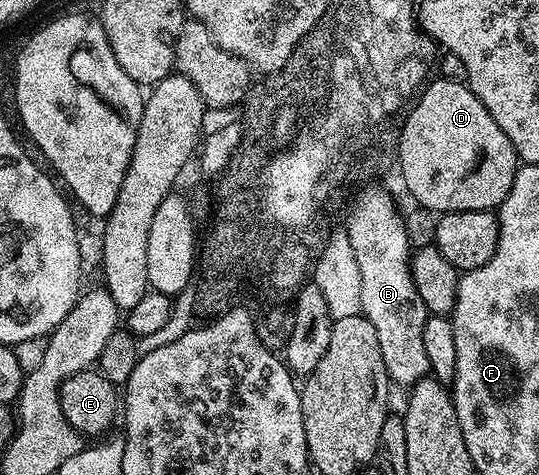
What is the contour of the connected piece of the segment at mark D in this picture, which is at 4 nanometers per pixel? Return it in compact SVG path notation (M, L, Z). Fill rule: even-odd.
M438 78L434 84L429 84L427 90L421 93L421 96L416 100L414 109L411 110L411 114L408 115L407 122L401 131L397 164L399 165L399 172L401 168L402 178L405 179L406 190L409 191L423 207L430 208L431 211L437 212L436 214L470 212L471 210L488 212L500 208L501 203L504 202L507 194L511 190L511 182L515 182L515 174L519 167L517 152L511 146L507 134L503 134L503 130L499 130L499 122L495 122L495 118L491 118L491 114L487 114L487 106L483 106L483 102L479 102L479 98L475 98L475 94L469 89L468 83L444 78Z

